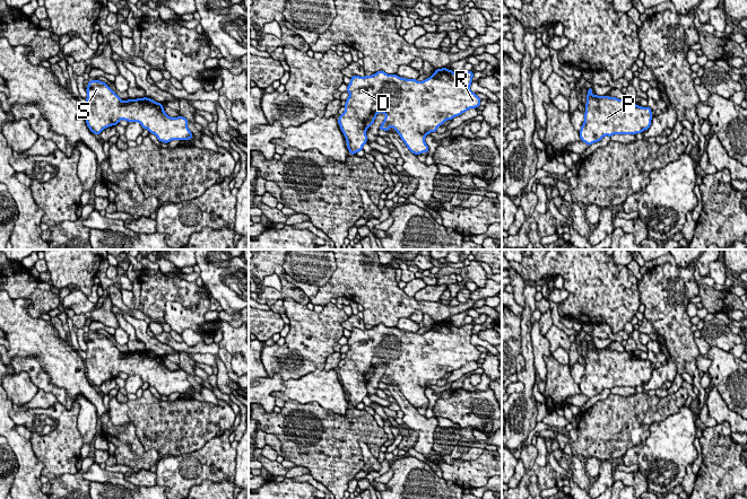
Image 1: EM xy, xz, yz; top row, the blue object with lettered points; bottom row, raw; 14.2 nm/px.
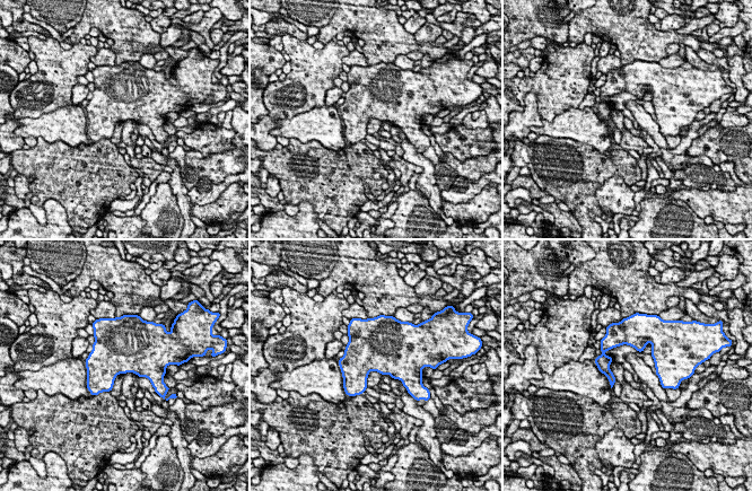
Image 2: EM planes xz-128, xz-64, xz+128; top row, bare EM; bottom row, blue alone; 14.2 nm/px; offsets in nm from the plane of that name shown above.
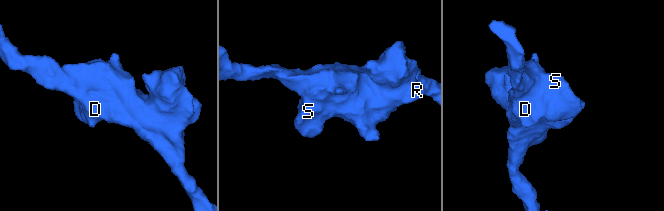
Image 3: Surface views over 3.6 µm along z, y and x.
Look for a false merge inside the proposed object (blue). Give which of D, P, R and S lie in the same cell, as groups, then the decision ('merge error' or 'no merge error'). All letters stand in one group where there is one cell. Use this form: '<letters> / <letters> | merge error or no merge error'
D P R S | no merge error

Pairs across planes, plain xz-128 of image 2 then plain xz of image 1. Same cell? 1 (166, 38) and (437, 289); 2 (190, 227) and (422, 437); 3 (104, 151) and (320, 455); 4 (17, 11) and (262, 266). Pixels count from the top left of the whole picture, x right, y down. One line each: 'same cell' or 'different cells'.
1: same cell
2: same cell
3: same cell
4: same cell

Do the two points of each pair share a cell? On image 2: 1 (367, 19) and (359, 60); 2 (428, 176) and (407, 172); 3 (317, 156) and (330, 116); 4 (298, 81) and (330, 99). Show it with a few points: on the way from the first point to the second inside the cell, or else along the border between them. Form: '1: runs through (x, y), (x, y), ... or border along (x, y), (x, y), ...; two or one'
1: border along (363, 52), (368, 64); two
2: border along (402, 157), (418, 165), (422, 172); two
3: border along (295, 137), (332, 149), (347, 145); two
4: border along (334, 86), (326, 91), (324, 105); two

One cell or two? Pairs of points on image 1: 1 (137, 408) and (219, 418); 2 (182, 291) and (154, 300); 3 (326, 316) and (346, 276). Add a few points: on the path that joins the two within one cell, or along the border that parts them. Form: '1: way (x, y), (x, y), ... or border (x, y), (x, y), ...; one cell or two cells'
1: way (157, 418), (199, 418); one cell
2: way (175, 291), (163, 291), (161, 294); one cell
3: border (329, 301), (323, 306); two cells

